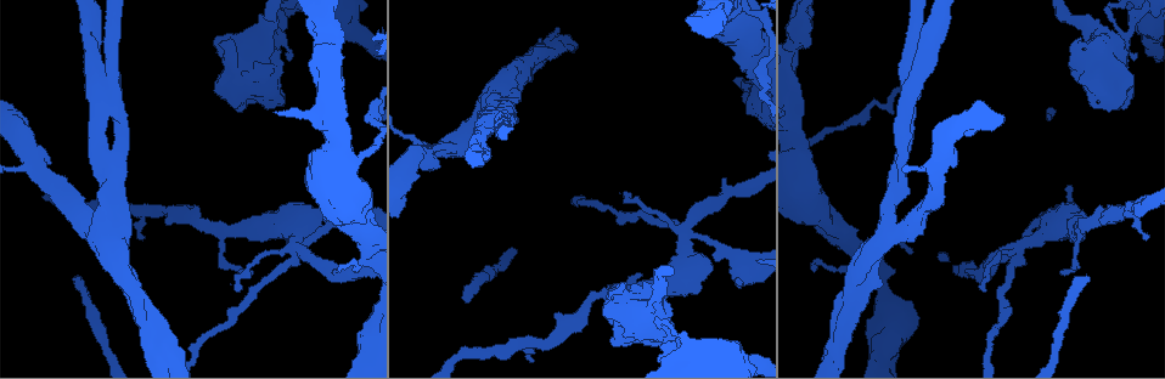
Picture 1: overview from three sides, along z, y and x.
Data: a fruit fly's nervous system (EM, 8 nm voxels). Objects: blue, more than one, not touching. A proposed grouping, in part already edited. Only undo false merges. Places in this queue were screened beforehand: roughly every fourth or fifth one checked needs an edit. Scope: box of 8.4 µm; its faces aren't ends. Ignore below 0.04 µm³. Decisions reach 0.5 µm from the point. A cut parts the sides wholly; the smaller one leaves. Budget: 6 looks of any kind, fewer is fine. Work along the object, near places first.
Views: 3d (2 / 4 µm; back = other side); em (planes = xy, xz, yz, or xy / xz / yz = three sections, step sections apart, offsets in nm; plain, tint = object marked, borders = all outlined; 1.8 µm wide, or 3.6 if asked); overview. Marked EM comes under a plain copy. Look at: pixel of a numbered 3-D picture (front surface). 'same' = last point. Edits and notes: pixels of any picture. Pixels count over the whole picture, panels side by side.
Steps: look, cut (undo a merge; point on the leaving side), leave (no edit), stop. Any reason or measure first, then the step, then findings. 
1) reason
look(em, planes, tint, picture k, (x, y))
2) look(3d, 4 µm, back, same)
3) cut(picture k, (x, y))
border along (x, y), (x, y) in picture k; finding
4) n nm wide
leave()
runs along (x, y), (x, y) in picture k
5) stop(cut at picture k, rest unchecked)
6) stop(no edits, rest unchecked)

calibre changes
look(em, planes, borders, picture 1, (1071, 229))

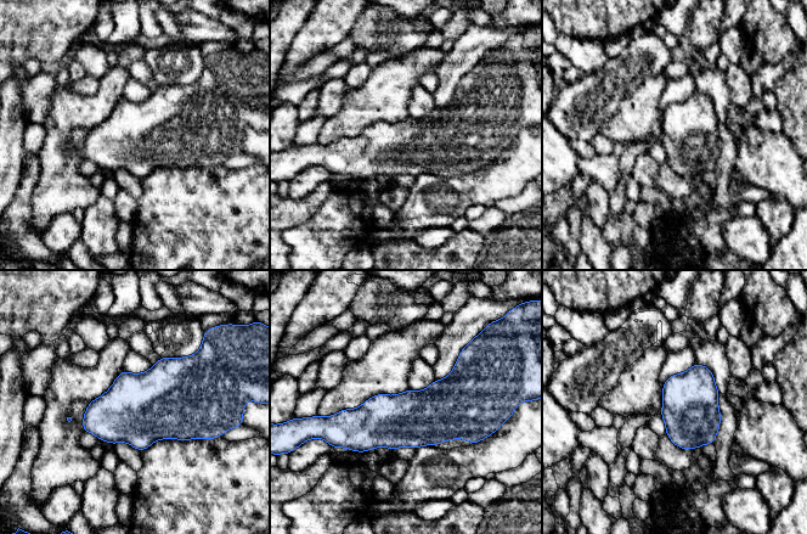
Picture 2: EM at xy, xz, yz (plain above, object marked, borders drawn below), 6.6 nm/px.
leave()
continuous, no second neuron

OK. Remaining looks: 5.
abrupt turn
look(3d, 2 µm, back, picture 1, (279, 32))

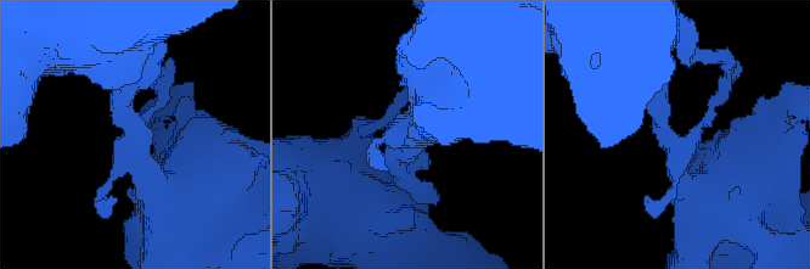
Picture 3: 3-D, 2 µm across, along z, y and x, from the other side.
now the EM
look(em, xz, step 16, tint, picture 3, (670, 135))

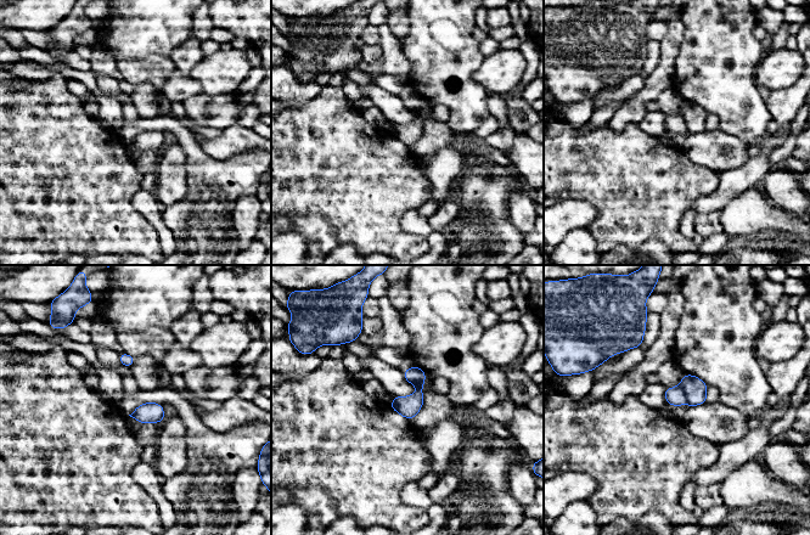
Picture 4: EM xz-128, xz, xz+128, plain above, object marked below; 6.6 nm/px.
cut(picture 4, (695, 389))
border along (680, 386), (687, 403) in picture 4; two neurons meet here

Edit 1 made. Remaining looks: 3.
sudden change in width
look(em, 3.6 µm, planes, borders, picture 1, (800, 166))

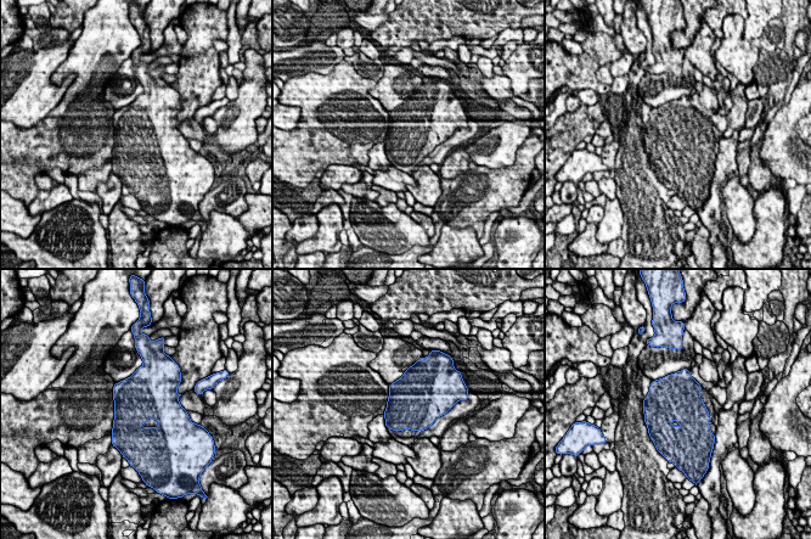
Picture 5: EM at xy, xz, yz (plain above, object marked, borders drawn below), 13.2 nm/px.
leave()
all the same neuron

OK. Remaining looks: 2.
stop(cut at picture 4, rest unchecked)

